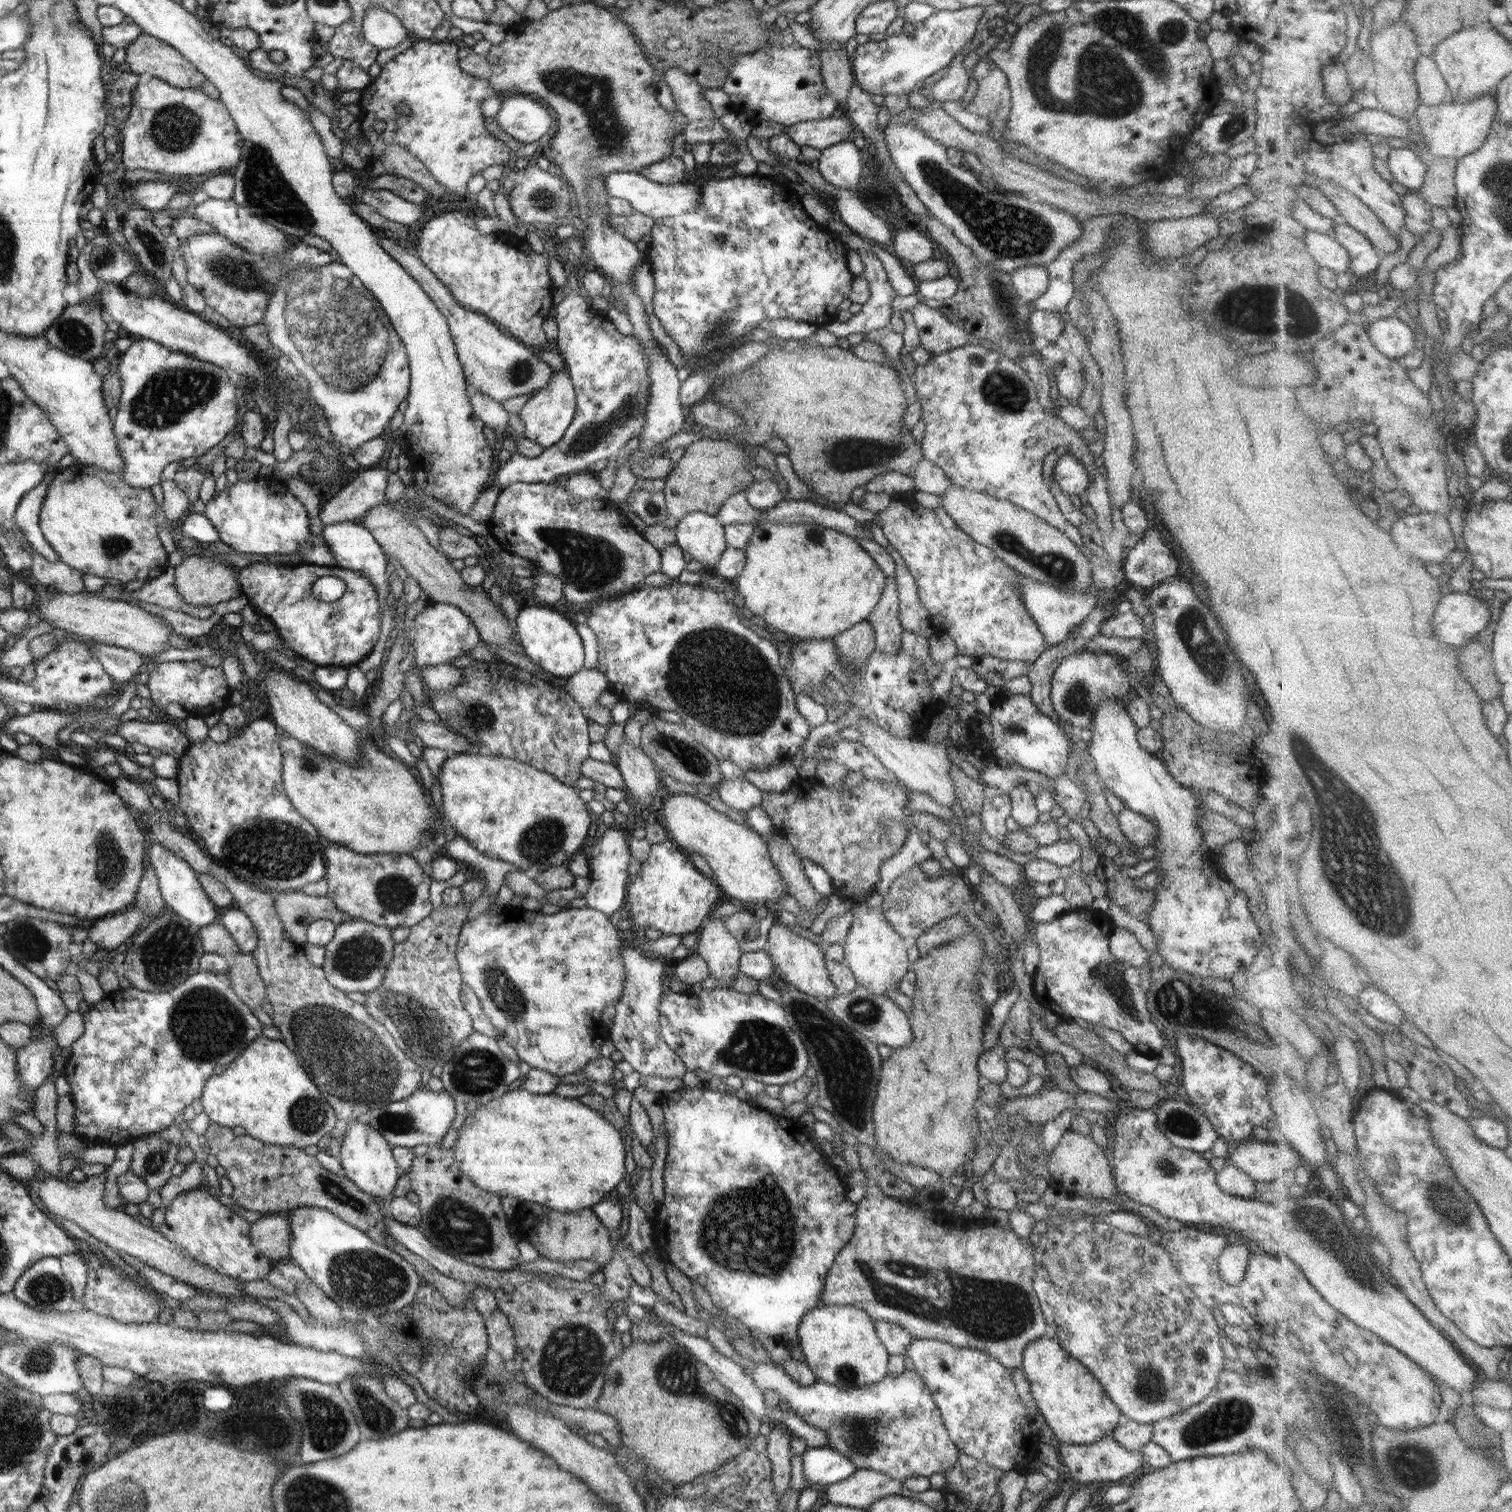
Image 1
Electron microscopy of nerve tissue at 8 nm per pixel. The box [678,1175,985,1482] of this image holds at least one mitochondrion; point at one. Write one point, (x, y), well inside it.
(863, 1435)

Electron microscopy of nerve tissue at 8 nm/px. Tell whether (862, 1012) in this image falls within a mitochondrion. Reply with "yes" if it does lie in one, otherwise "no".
yes

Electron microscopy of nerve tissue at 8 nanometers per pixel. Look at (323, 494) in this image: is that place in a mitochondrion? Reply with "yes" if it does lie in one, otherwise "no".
no

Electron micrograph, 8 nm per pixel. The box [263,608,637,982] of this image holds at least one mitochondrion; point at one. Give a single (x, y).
(541, 841)

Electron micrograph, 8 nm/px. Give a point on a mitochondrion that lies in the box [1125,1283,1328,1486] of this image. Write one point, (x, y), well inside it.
(1228, 1418)

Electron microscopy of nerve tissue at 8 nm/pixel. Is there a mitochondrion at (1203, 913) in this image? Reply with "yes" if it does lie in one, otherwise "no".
no

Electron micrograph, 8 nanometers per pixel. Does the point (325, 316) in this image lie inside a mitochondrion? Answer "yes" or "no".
yes

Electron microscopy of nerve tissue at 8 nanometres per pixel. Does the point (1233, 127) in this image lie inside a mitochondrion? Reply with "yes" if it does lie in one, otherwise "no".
yes

